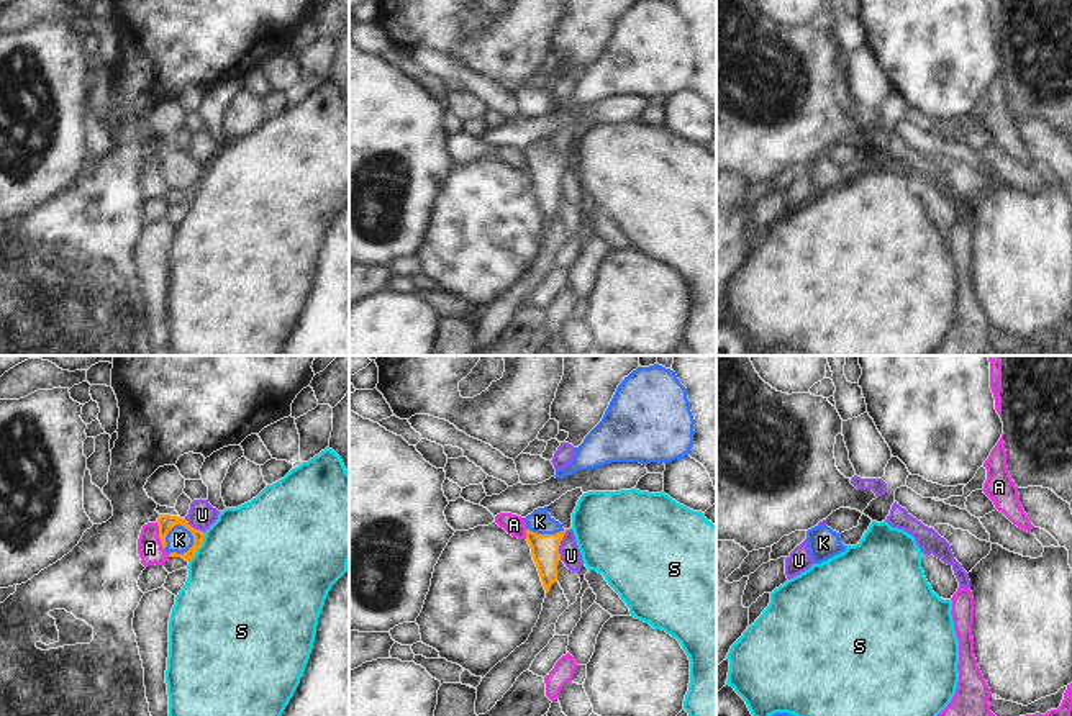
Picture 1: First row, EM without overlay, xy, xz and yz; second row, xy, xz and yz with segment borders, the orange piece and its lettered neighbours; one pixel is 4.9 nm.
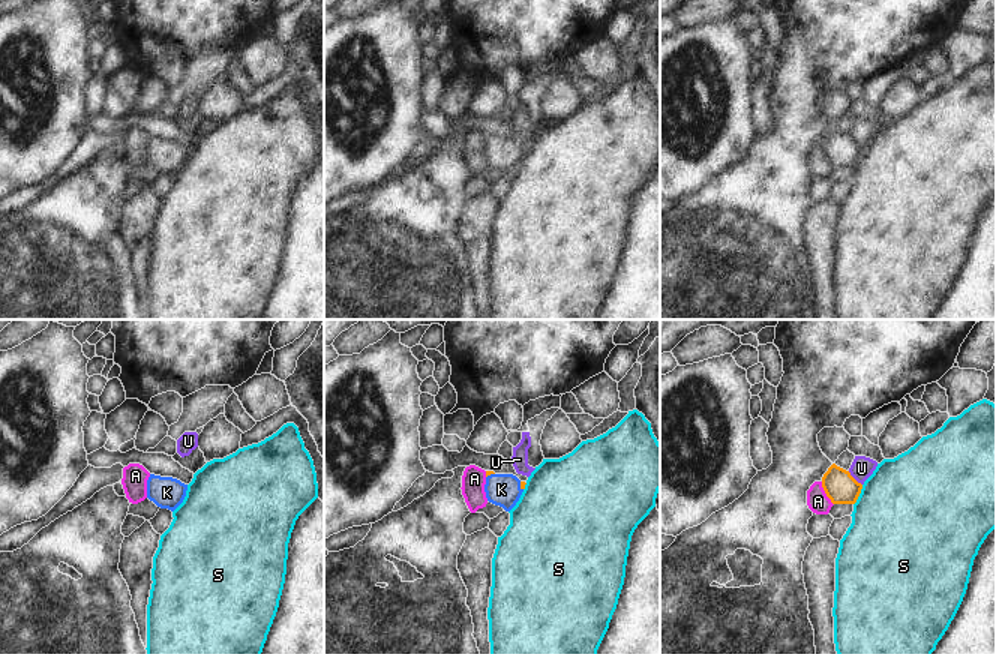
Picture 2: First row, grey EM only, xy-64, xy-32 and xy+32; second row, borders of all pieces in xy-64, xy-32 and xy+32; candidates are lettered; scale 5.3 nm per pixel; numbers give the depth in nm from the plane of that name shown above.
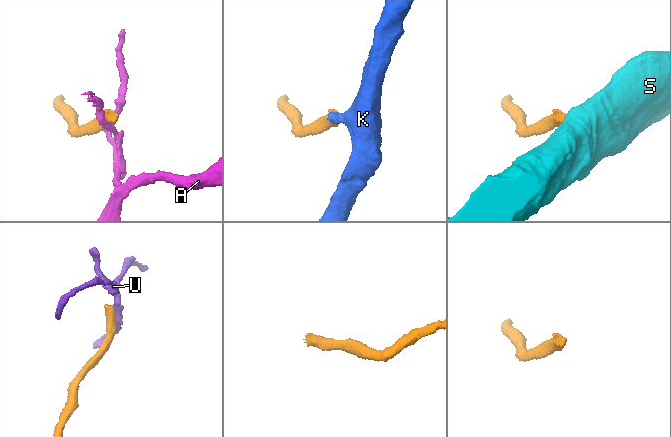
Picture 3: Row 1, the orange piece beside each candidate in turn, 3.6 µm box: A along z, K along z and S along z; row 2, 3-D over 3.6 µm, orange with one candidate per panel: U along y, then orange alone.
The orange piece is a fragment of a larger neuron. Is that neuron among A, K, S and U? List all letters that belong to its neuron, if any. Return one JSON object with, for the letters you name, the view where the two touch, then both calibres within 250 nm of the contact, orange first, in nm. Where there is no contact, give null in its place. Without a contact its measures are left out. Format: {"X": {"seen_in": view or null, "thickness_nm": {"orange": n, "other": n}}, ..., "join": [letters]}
{"K": {"seen_in": "xy", "thickness_nm": {"orange": 80, "other": 130}}, "join": ["K"]}

